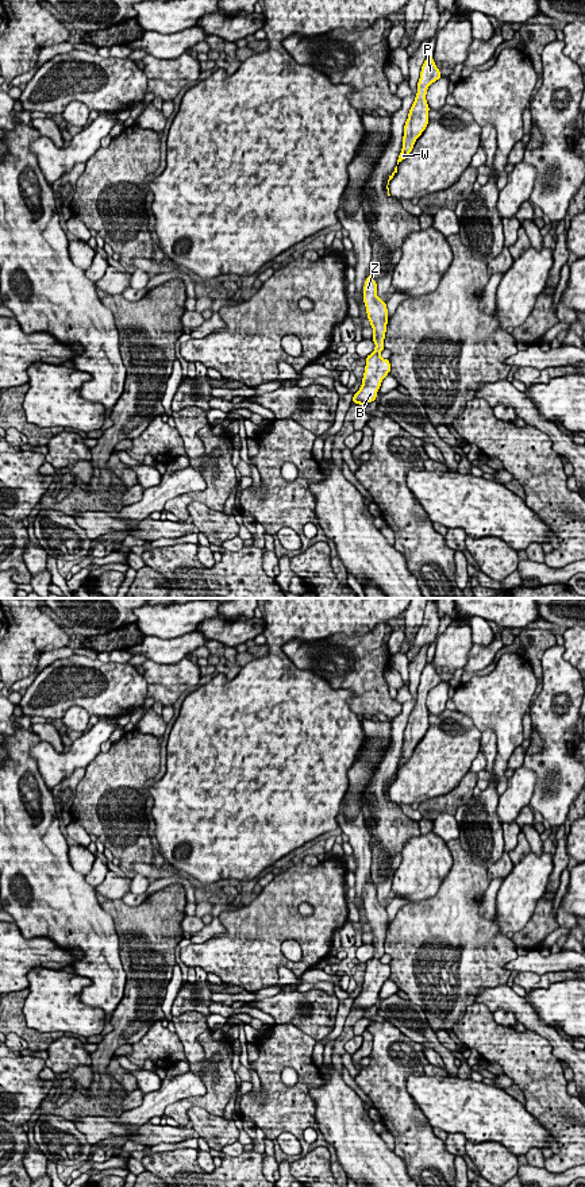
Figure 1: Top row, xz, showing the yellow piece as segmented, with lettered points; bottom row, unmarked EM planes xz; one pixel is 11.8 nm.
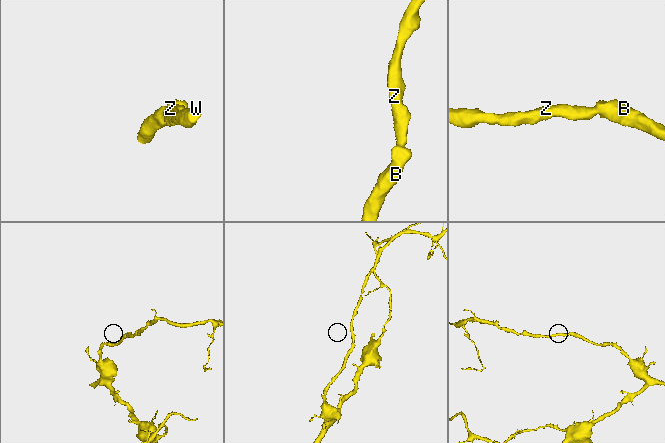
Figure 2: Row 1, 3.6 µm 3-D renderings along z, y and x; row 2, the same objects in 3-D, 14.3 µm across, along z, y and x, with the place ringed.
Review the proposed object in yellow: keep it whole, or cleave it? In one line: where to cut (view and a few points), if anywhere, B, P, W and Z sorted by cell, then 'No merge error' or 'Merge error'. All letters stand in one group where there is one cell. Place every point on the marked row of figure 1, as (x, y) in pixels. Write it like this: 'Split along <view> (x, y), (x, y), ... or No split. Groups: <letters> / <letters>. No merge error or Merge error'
No split. Groups: B P W Z. No merge error

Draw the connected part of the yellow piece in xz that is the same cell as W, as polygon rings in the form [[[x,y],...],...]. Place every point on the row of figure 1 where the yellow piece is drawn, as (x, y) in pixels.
[[[431,55],[422,66],[420,78],[417,82],[417,93],[404,126],[403,149],[399,155],[397,165],[409,155],[416,139],[422,135],[428,124],[430,107],[426,100],[427,89],[440,77],[440,70],[436,68]]]

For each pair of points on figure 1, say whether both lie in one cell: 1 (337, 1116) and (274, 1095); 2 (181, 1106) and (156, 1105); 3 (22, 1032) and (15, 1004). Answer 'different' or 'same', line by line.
1: different
2: different
3: same

